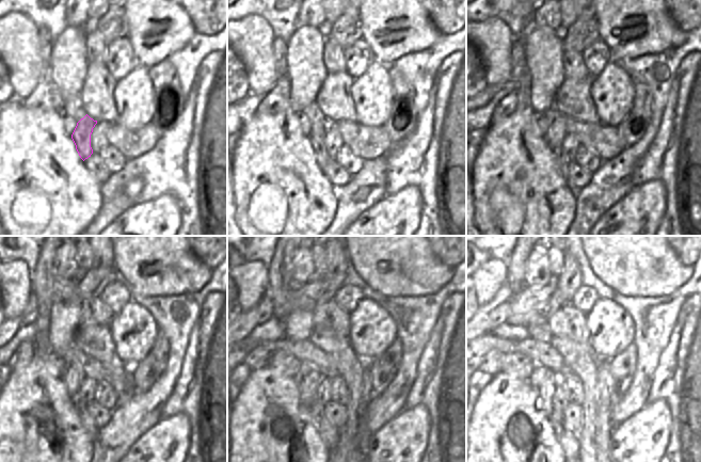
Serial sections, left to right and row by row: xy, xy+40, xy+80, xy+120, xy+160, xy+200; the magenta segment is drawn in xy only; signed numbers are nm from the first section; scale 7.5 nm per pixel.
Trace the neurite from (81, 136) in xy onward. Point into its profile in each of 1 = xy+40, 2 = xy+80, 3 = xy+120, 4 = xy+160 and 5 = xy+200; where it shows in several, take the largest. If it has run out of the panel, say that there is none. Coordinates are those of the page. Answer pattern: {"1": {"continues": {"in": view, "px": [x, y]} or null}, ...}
{"1": {"continues": {"in": "xy+40", "px": [318, 142]}}, "2": {"continues": {"in": "xy+80", "px": [561, 161]}}, "3": {"continues": {"in": "xy+120", "px": [85, 419]}}, "4": {"continues": {"in": "xy+160", "px": [329, 433]}}, "5": {"continues": {"in": "xy+200", "px": [568, 439]}}}

